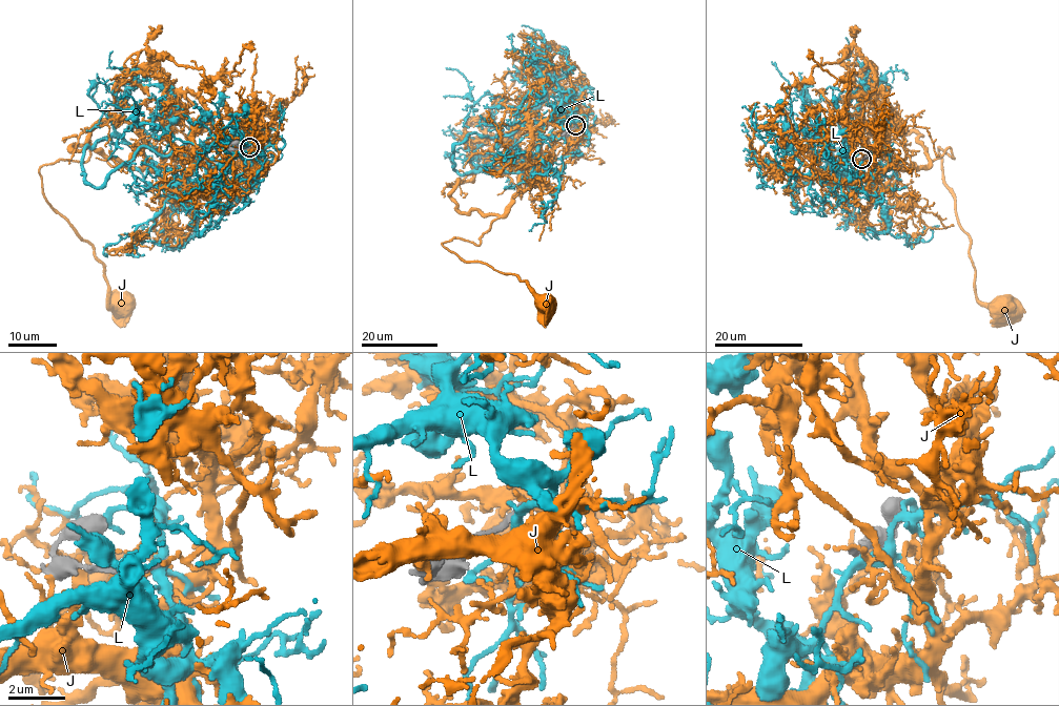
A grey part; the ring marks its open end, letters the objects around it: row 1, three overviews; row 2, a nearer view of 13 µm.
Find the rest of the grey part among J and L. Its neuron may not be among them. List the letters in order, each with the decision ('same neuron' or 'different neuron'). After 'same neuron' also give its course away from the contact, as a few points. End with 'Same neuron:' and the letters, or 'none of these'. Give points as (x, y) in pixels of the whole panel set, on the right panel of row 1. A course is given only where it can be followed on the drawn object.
J: different neuron
L: different neuron
Same neuron: none of these

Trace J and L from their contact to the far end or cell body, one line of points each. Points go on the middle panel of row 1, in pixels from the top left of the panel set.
J: (575, 125), (582, 138), (547, 136), (530, 151), (517, 193), (479, 245), (442, 244), (525, 281), (546, 305)
L: (574, 127), (570, 116), (546, 118), (534, 160), (522, 169), (483, 171), (469, 159), (501, 131), (488, 111)

